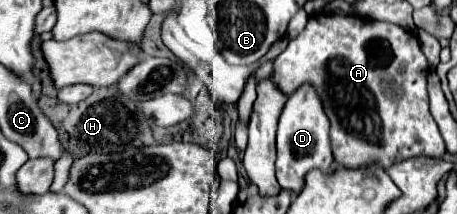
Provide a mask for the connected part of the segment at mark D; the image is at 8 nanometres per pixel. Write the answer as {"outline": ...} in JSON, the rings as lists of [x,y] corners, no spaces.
{"outline":[[[311,84],[299,86],[287,100],[277,128],[277,160],[275,160],[275,172],[277,182],[281,188],[289,188],[295,194],[303,188],[303,178],[309,170],[329,170],[333,164],[333,150],[331,150],[331,138],[329,138],[329,118],[323,110],[323,102],[317,94],[317,90]]]}

